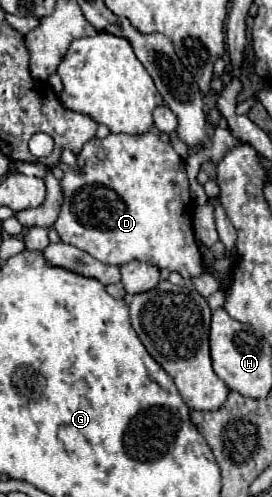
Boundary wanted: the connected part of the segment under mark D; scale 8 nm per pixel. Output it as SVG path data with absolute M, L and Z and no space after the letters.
M151 132L135 136L109 134L103 140L89 140L77 156L77 166L77 170L67 170L61 180L63 208L53 226L63 242L93 254L93 258L109 266L123 266L131 260L153 262L159 270L165 268L169 272L179 272L185 280L193 280L205 272L191 224L191 198L185 162L171 144Z

